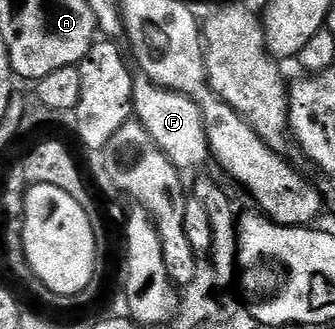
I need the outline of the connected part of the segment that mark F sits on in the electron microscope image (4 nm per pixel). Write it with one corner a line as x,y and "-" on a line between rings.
144,76
134,77
133,112
136,121
140,122
143,128
147,128
151,140
155,140
155,144
177,165
178,170
188,172
192,166
201,166
205,161
210,161
209,141
205,135
205,122
201,118
201,109
186,94
180,94
174,90
164,90
162,86
157,86

